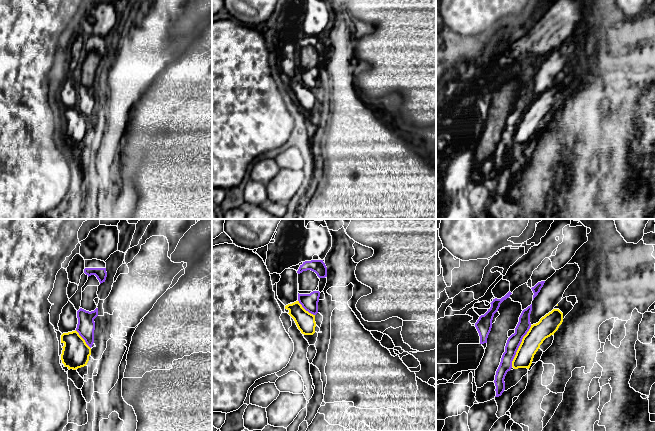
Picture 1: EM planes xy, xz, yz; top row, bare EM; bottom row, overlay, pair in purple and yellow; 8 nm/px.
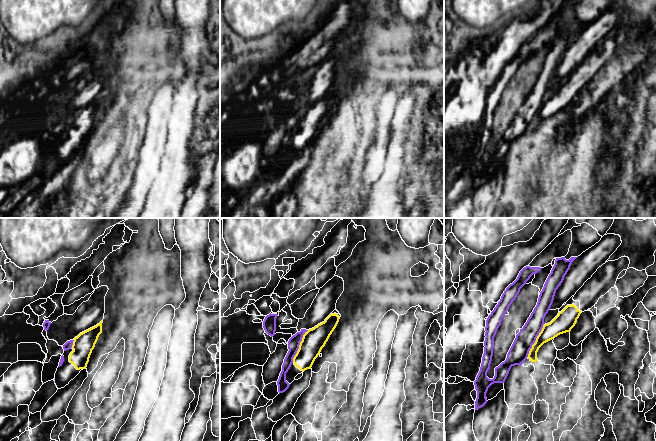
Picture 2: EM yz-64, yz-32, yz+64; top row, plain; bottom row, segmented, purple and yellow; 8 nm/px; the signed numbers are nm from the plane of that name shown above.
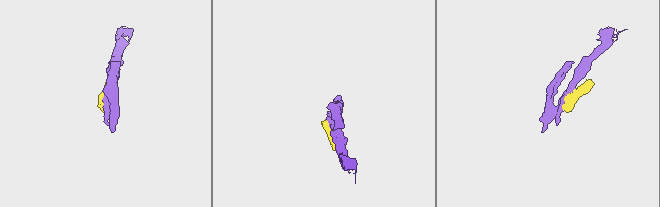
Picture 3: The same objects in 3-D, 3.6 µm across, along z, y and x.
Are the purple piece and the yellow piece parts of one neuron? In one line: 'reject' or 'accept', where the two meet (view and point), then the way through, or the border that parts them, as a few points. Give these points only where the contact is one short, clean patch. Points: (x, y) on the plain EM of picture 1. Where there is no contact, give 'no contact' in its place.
reject | yz (519, 121) | along yz (531, 101), (522, 115), (511, 142)

